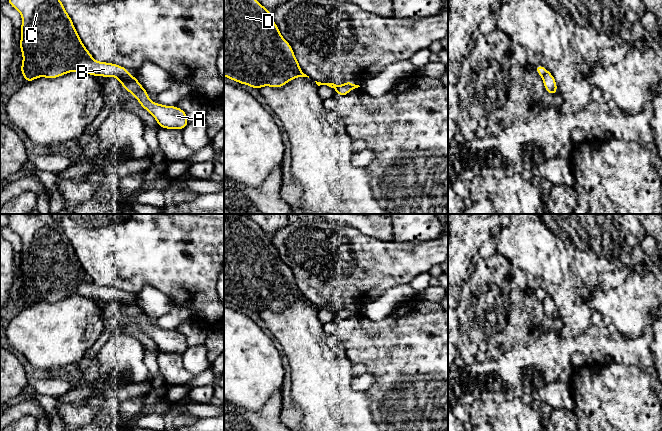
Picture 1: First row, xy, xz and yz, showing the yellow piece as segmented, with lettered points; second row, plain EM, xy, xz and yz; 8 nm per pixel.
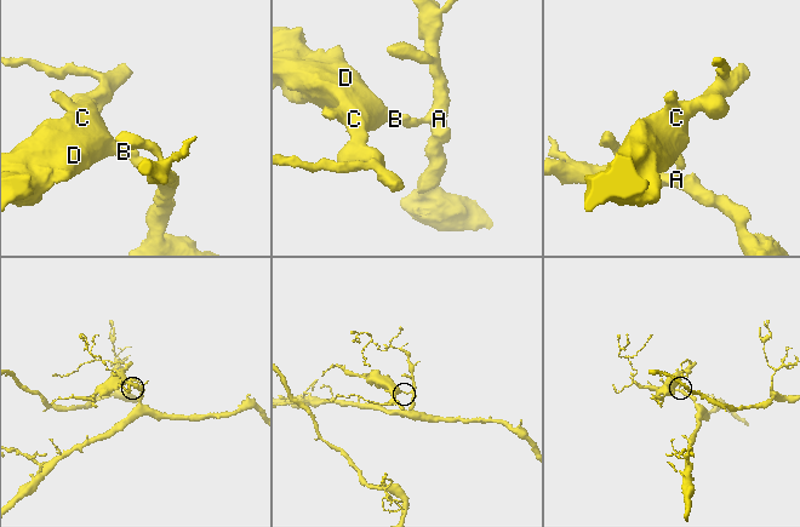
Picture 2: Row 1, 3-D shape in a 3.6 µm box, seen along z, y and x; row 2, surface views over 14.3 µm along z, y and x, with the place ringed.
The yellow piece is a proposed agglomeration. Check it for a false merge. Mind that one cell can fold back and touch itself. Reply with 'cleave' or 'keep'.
keep

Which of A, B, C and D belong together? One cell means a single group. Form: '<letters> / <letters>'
A B C D

